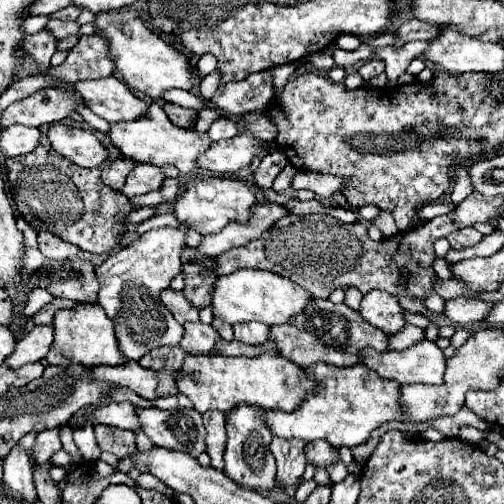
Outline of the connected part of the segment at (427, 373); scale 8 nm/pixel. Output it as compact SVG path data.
M422 340L414 346L410 346L408 350L402 350L402 352L396 352L396 350L374 352L372 348L364 348L364 352L360 352L360 360L368 368L376 370L382 378L394 378L402 386L408 386L408 384L442 384L444 370L446 370L446 356L430 340Z

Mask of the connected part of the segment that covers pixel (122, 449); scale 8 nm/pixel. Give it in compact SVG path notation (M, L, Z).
M98 424L98 426L94 426L94 432L96 432L100 450L112 452L118 458L126 458L136 450L136 434L130 430Z

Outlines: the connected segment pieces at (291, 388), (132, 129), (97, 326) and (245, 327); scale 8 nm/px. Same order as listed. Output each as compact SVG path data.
M264 354L260 358L228 358L228 356L186 356L182 370L186 372L184 378L180 378L176 382L178 390L188 396L194 402L194 410L198 410L200 414L208 412L208 410L220 410L220 412L228 412L232 406L246 402L246 404L254 404L254 406L262 406L264 410L282 410L282 412L294 412L294 408L298 408L298 404L302 402L302 398L306 398L310 392L318 390L318 382L314 378L310 378L300 366L296 366L294 362L286 360L284 356L272 356L272 354Z
M150 104L150 112L134 122L120 122L110 124L110 140L126 158L132 158L136 162L154 164L154 166L174 166L180 170L180 174L192 174L198 170L198 156L210 148L212 140L206 136L206 132L198 132L194 128L178 128L174 126L168 116L164 114L162 106Z
M78 304L72 310L58 310L54 316L54 342L46 356L48 364L60 364L68 366L70 362L84 364L84 366L116 366L128 362L126 356L118 350L118 340L114 336L114 322L102 312L102 308L96 304Z
M234 324L234 336L242 344L266 344L270 340L270 328L266 324Z

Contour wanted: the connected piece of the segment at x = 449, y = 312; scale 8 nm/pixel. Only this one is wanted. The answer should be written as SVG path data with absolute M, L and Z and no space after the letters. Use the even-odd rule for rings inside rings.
M458 296L454 300L446 302L446 316L458 324L474 324L482 322L490 310L494 308L494 302L486 302L480 298L468 298L468 296Z

